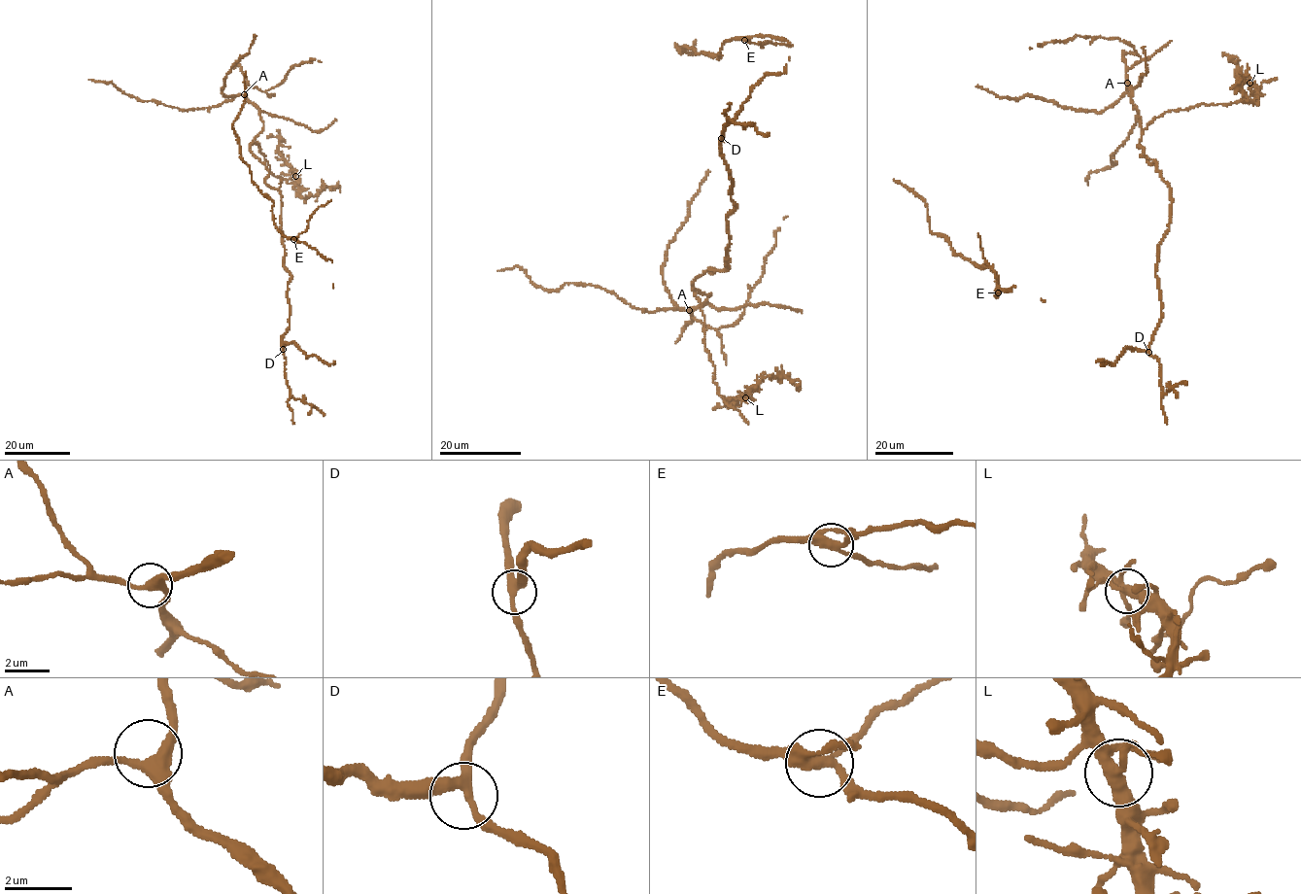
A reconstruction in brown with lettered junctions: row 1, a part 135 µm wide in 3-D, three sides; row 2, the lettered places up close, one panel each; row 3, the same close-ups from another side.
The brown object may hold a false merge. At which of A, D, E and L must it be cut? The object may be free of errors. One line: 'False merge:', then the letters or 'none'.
False merge: E

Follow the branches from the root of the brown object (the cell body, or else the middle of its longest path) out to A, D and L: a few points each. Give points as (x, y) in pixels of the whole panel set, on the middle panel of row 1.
A: (732, 182), (736, 208), (727, 219), (728, 270), (697, 277), (694, 290), (710, 294), (689, 310)
D: (732, 182), (721, 154), (721, 138)
L: (732, 182), (736, 208), (727, 219), (728, 270), (702, 273), (693, 290), (719, 395), (745, 397)

